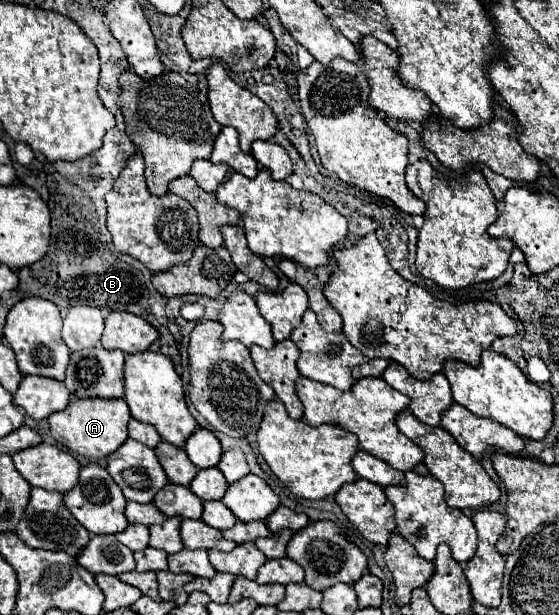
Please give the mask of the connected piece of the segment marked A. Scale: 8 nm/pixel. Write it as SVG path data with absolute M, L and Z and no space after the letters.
M72 399L66 409L48 417L52 437L70 451L100 459L114 453L128 439L130 409L124 399Z

